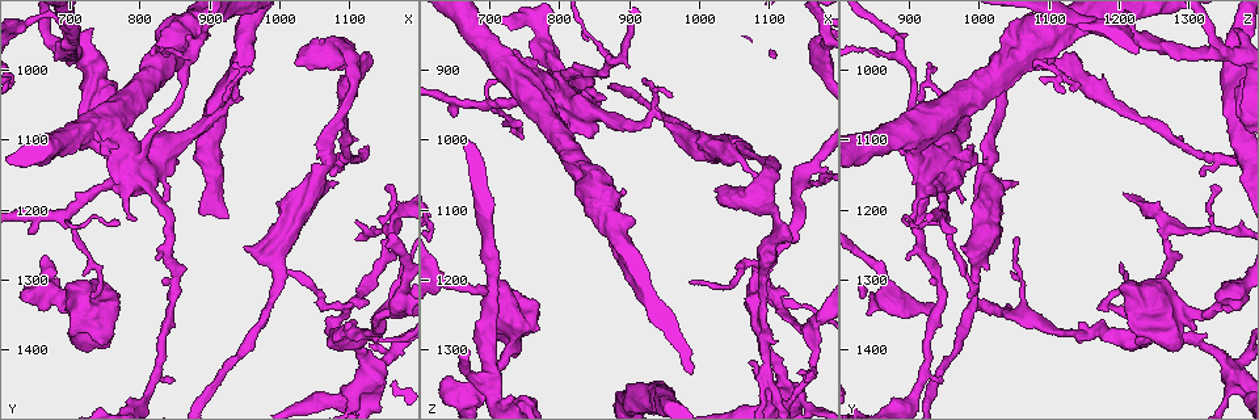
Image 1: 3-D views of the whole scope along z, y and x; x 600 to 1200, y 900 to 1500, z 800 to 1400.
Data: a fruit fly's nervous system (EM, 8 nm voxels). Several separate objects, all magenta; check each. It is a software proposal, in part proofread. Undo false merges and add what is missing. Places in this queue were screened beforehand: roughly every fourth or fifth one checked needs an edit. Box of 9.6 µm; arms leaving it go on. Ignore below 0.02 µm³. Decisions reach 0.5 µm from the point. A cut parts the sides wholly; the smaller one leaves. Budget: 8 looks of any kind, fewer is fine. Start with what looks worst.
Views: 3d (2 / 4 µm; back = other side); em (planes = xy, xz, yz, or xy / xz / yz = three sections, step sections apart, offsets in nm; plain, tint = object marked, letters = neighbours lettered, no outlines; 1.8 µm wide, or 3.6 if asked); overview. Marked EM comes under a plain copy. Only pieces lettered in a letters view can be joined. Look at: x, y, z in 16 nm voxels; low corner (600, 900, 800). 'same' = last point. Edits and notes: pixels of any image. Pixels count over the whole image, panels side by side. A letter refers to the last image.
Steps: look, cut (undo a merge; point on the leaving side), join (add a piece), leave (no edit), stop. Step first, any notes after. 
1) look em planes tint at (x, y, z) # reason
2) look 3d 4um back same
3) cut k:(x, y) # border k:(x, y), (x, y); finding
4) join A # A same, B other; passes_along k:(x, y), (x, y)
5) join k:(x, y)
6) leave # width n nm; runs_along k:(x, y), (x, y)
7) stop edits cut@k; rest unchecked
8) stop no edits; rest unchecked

look 3d 2um at (950, 1255, 980) # stops while still wide

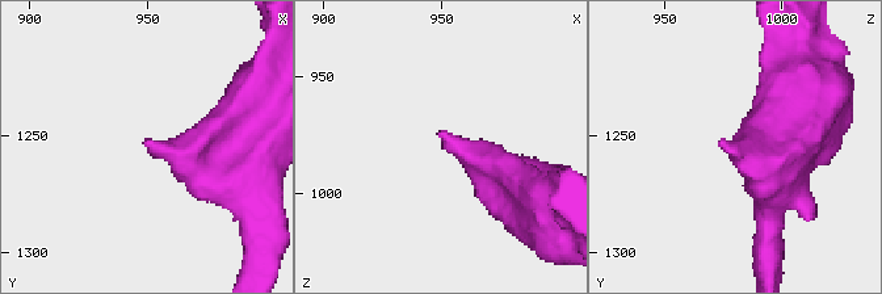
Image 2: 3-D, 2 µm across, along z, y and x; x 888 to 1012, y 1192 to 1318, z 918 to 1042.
look em xz step 16 letters at (950, 1253, 975)

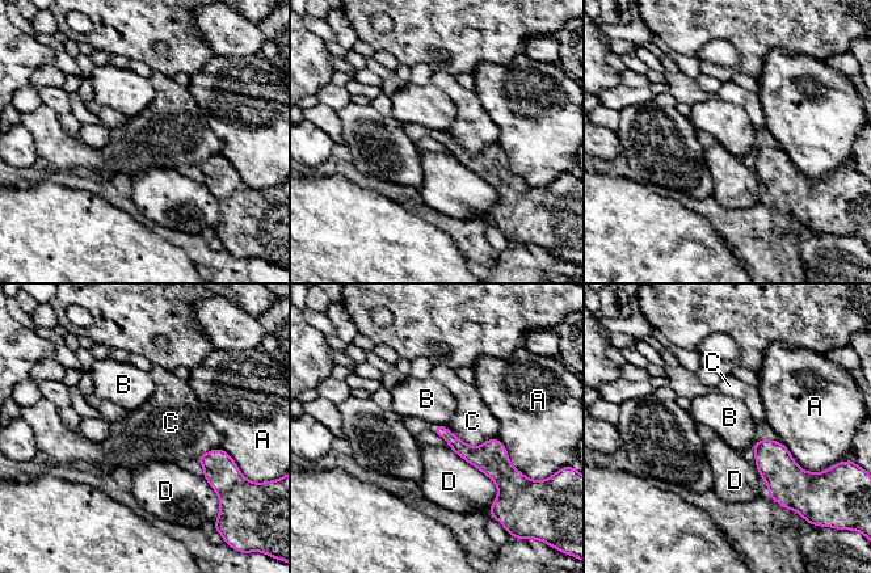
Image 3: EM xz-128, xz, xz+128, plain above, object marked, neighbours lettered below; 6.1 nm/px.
look em planes letters same # cut it another way

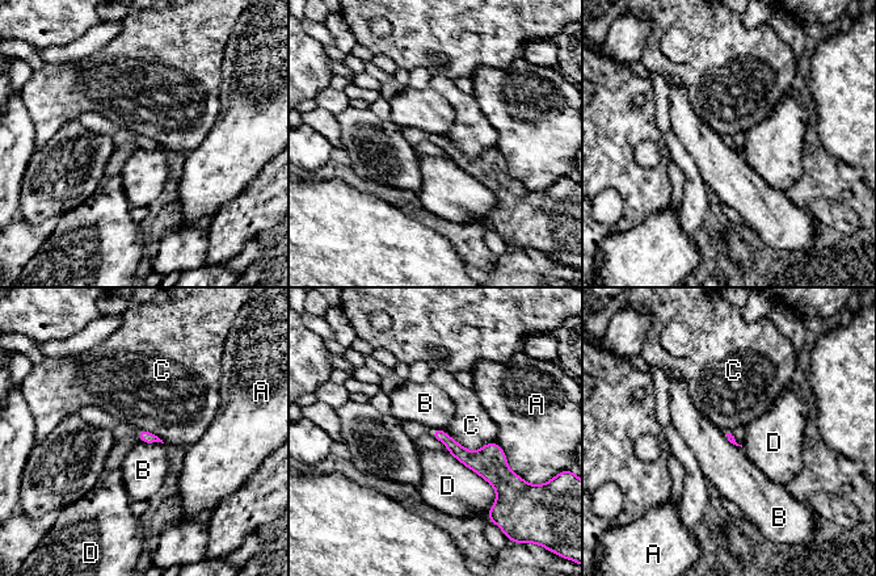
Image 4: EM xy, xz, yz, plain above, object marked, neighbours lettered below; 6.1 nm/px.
leave # A other, B other, C other, D other; border 4:(140, 440), (163, 444); none of them fits

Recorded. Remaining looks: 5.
look 3d 4um at (760, 1095, 910) # calibre changes

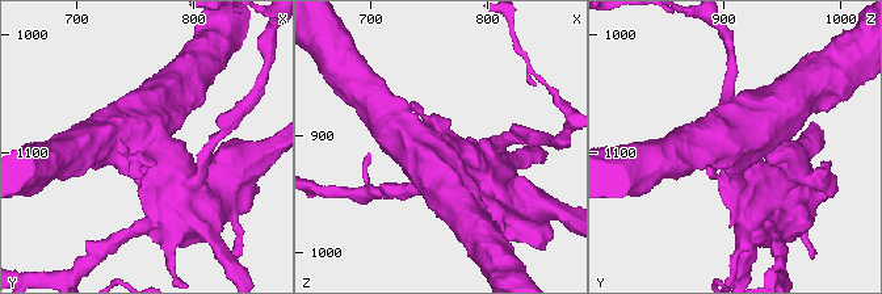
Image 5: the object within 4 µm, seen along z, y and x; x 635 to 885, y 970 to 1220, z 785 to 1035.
look em 3.6um planes tint at (764, 1094, 912)

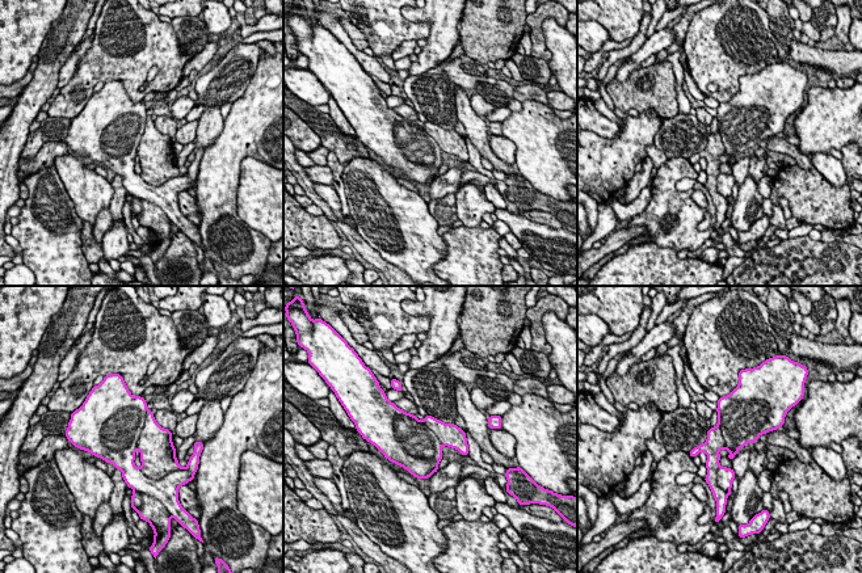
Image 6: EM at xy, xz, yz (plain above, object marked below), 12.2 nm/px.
look em 3.6um planes letters same # see the neighbours

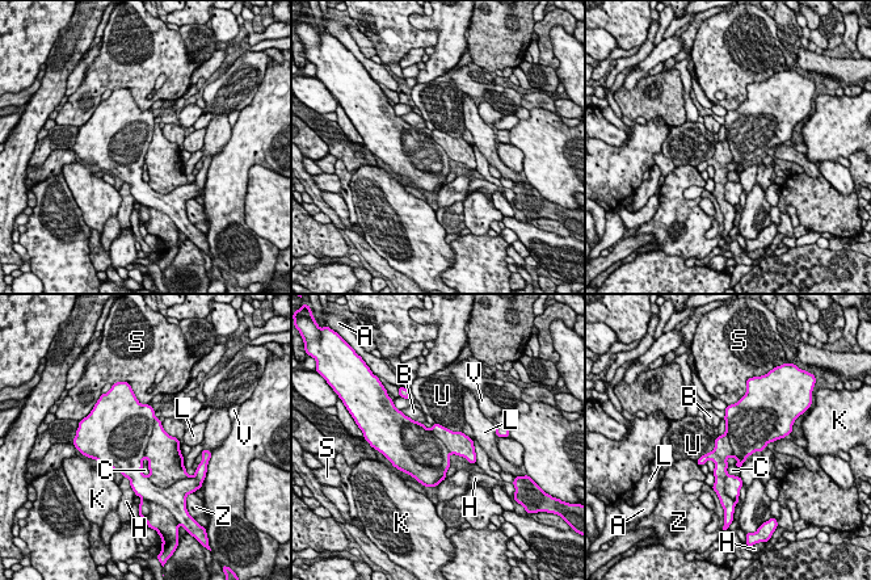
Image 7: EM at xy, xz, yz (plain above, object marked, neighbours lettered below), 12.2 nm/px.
cut 7:(163, 452) # longest_contact U 380 nm; A other, B other, C other, H other, K other, L other, S other, U other, V other, Z other; a second cell is stuck on

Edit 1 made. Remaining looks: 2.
look em 3.6um planes tint at (735, 1345, 1275) # sudden change in width

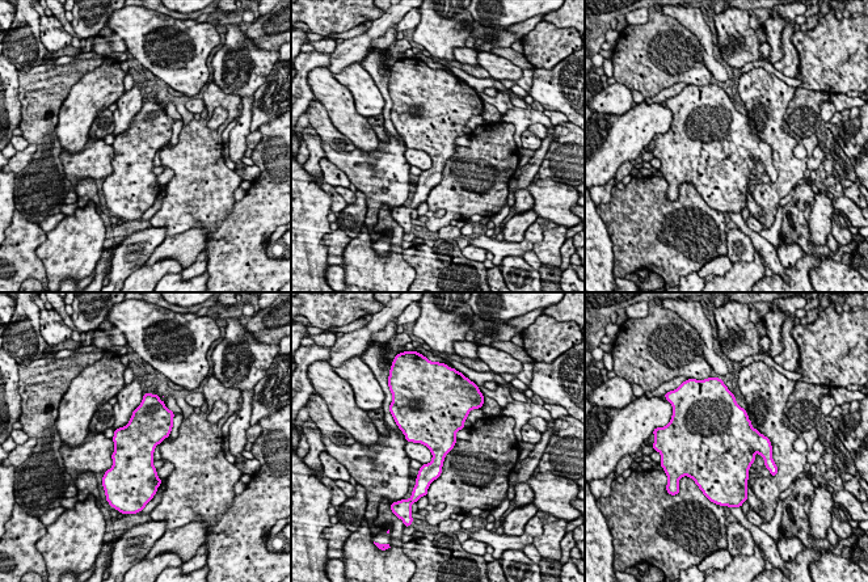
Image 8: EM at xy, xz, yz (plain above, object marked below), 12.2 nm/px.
look em 3.6um planes letters same

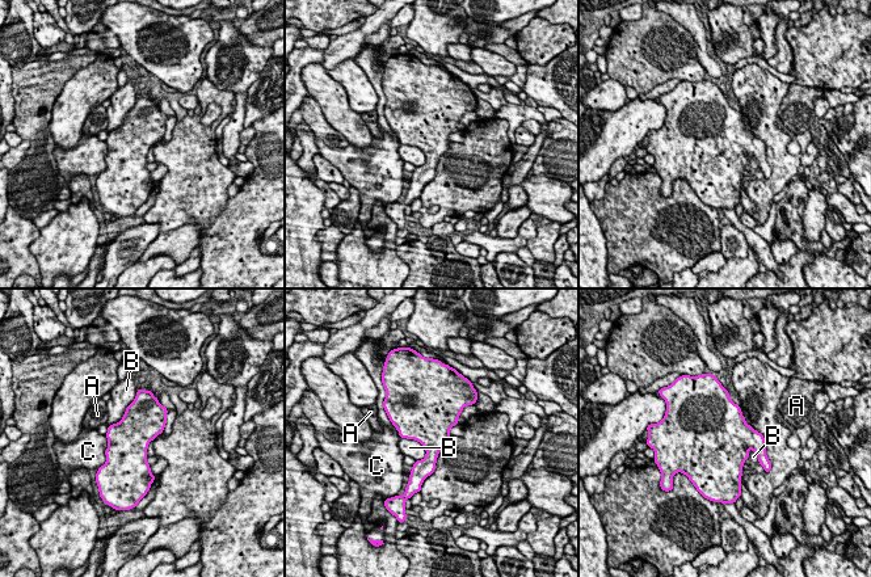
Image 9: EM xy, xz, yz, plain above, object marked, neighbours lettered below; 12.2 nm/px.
leave # A other, B other, C other; border 9:(138, 391), (123, 416), (108, 426); one cell here

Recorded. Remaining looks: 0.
stop edits cut@7; rest unchecked

